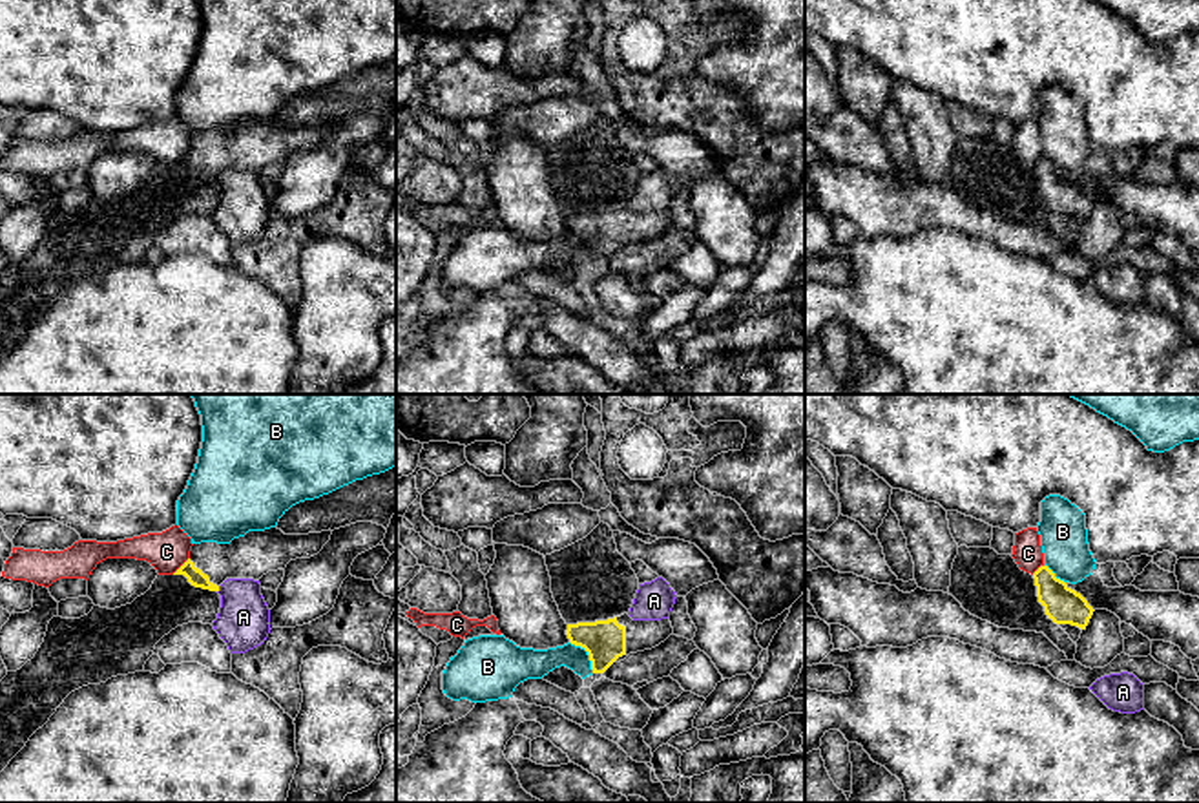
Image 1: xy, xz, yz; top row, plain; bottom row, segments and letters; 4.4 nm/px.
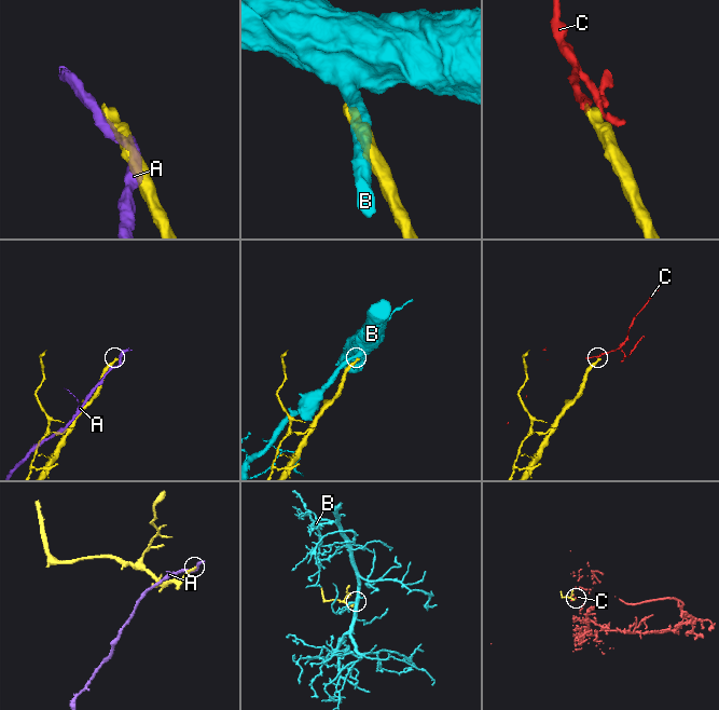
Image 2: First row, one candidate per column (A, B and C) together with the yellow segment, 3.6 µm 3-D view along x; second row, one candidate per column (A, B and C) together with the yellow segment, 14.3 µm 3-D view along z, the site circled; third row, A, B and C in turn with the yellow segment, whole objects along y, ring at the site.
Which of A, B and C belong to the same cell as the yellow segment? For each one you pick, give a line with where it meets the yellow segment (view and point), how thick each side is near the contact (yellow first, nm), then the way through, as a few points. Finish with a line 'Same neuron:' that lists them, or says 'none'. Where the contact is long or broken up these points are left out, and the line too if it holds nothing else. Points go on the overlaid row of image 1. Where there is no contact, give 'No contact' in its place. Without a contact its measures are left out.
Same neuron: none

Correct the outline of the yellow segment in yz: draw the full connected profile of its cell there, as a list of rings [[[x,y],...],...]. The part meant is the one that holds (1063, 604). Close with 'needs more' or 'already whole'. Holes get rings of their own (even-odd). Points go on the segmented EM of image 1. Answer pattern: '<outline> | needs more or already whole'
[[[1040,566],[1033,579],[1038,602],[1044,606],[1048,619],[1055,624],[1071,624],[1086,630],[1095,610],[1080,593],[1057,579],[1048,566]]] | already whole

